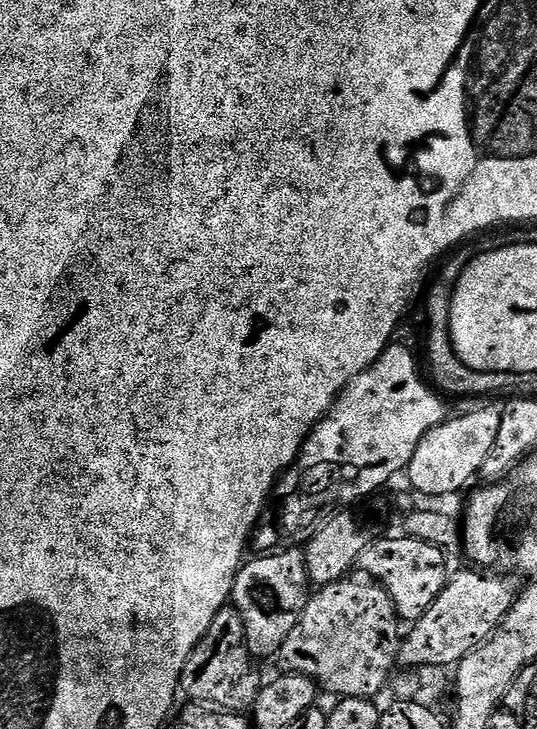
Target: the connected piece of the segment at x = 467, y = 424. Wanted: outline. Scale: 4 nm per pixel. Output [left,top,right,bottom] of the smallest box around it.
[406,407,500,497]

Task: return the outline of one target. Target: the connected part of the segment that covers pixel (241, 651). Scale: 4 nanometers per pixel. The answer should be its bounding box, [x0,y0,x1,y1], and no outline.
[180,606,262,713]

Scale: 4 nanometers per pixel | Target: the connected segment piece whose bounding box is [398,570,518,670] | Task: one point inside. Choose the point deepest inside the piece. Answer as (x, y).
(472, 606)

